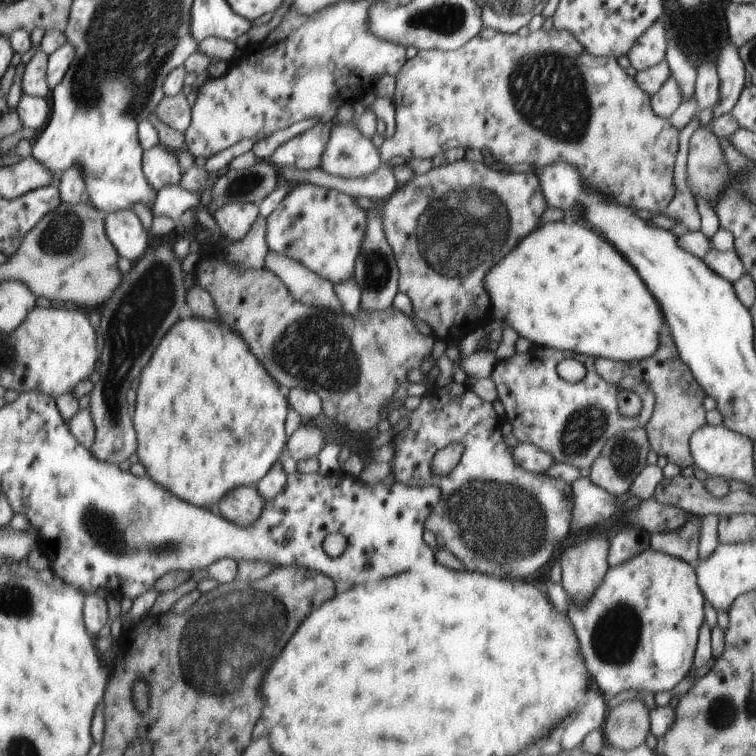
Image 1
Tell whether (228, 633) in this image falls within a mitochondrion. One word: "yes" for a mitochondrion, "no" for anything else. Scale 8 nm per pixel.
yes

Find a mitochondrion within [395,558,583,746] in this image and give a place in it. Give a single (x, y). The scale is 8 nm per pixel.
(434, 704)

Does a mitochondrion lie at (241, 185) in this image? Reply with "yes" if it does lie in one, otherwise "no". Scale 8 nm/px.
yes

